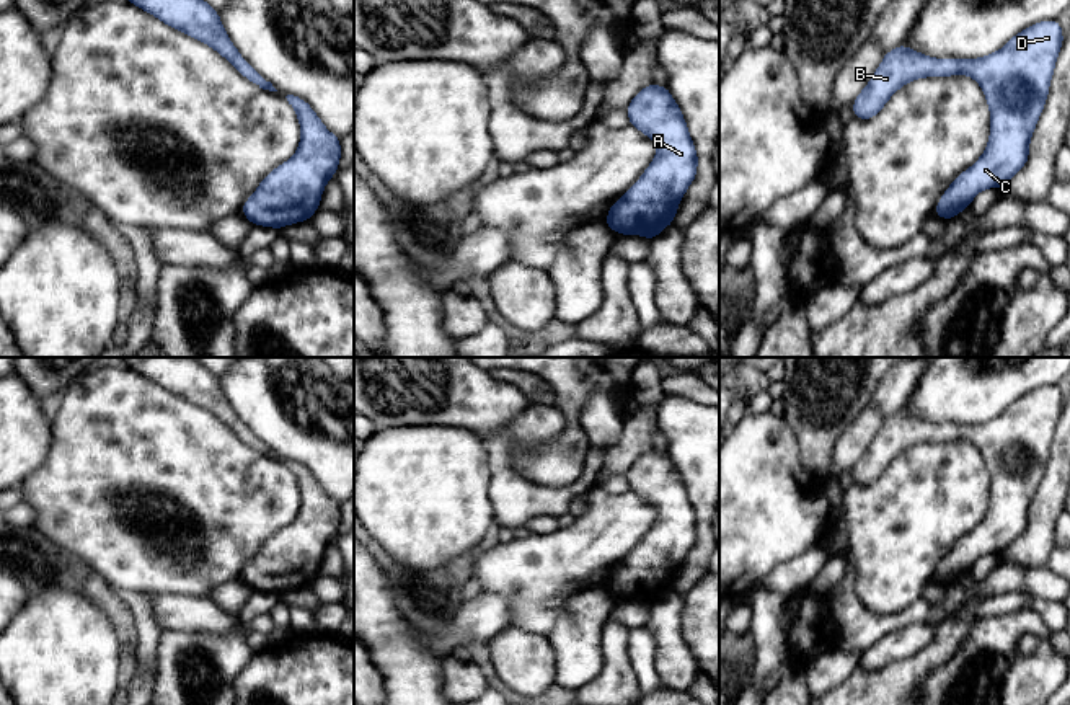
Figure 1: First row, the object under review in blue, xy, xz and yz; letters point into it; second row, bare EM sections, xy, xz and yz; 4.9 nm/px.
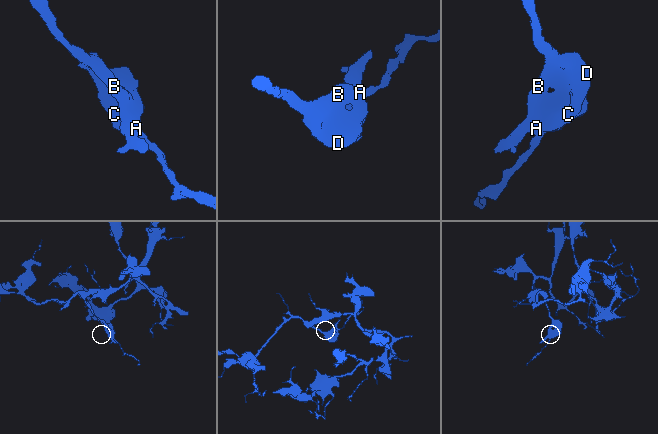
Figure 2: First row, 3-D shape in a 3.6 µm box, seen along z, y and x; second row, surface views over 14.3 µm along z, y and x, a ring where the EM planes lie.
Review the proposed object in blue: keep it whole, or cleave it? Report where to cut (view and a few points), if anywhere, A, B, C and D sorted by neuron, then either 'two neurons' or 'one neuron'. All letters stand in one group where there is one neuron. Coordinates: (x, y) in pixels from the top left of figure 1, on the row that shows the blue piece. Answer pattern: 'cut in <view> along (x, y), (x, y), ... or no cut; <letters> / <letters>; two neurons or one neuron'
no cut; A B C D; one neuron

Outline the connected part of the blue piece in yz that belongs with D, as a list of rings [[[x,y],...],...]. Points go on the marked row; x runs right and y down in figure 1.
[[[1057,20],[1039,21],[1015,34],[1000,51],[979,59],[933,59],[900,44],[884,54],[869,83],[853,101],[853,116],[873,119],[897,90],[917,78],[969,75],[980,85],[990,108],[990,137],[980,158],[948,186],[933,211],[933,215],[951,220],[971,206],[977,193],[1001,189],[1028,163],[1029,140],[1046,106],[1062,44],[1063,33]]]

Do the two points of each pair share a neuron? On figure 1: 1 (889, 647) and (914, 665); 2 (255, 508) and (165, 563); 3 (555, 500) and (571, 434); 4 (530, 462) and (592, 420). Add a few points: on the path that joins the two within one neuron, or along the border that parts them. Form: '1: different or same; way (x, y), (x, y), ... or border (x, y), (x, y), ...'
1: different; border (935, 634), (915, 653), (870, 673)
2: same; way (232, 508), (227, 508), (188, 544)
3: different; border (586, 459), (561, 485), (522, 474)
4: different; border (601, 392), (584, 403), (579, 415), (589, 444)

